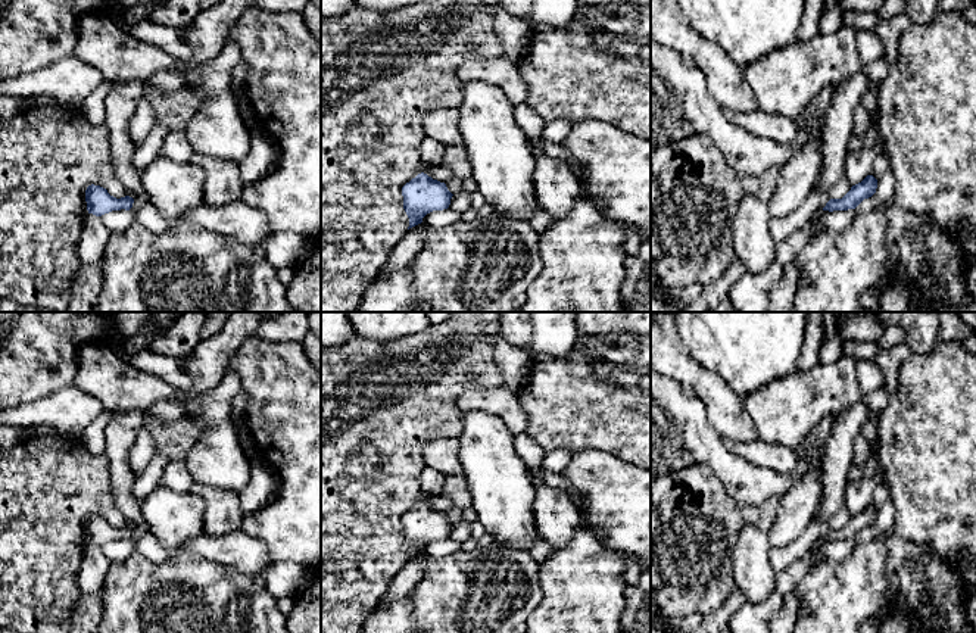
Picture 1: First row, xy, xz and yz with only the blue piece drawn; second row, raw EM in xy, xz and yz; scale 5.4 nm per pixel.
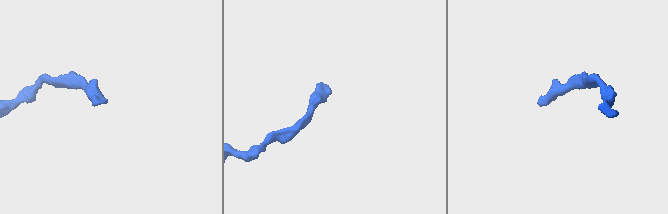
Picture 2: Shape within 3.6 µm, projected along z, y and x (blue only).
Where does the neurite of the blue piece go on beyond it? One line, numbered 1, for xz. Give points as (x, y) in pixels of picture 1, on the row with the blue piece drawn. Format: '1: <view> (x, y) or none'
1: none

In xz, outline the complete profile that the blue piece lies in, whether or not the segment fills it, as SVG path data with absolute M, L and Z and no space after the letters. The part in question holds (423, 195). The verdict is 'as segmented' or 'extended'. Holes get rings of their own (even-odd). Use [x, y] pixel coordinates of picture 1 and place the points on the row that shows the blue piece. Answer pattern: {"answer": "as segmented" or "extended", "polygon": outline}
{"answer": "as segmented", "polygon": "M421 172L402 187L402 196L403 209L409 218L409 230L421 224L427 213L448 209L453 194L445 183Z"}

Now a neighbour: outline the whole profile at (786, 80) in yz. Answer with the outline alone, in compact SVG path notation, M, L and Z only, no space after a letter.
M842 24L833 34L780 47L740 68L760 110L796 118L829 85L839 85L863 68L857 34Z

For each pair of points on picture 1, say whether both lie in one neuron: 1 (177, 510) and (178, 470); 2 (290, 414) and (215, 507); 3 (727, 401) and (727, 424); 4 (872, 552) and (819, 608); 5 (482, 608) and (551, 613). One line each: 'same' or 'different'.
1: different
2: different
3: same
4: same
5: different

